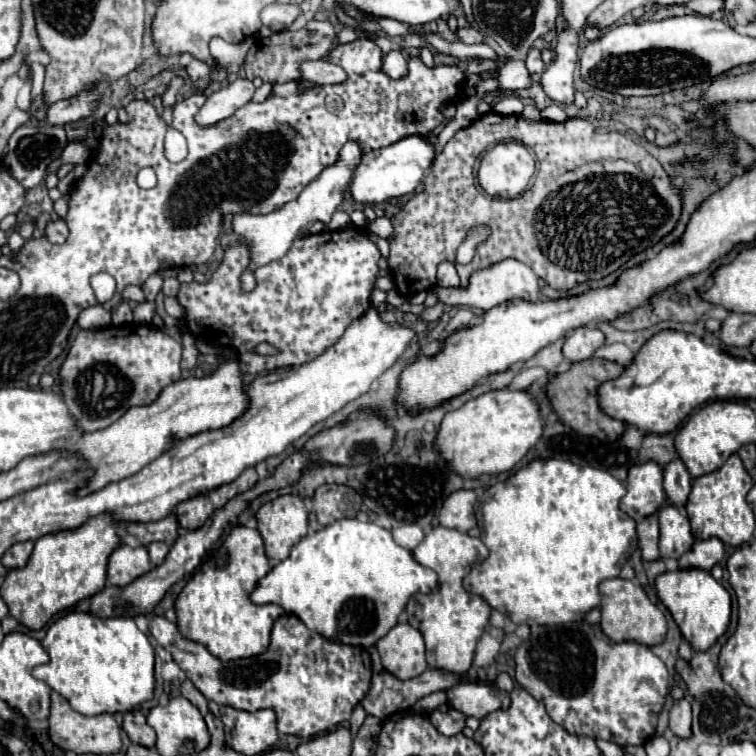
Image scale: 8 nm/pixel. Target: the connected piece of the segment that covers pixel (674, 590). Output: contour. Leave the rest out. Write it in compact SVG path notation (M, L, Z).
M679 569L659 575L655 585L661 603L671 611L681 635L695 651L707 651L707 647L727 631L731 619L731 595L711 577L711 573L701 569Z

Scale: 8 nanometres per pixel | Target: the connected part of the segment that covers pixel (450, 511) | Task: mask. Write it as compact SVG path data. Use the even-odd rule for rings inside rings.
M461 489L461 491L455 491L451 493L443 507L441 507L441 513L439 513L439 523L443 527L451 527L451 529L457 529L461 533L467 533L471 527L477 525L475 521L475 491L467 491L467 489Z

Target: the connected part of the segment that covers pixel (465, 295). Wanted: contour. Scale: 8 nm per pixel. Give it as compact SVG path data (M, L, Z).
M505 259L505 261L499 261L487 269L481 269L477 271L471 281L469 281L469 287L467 289L447 289L447 287L439 287L435 285L433 287L437 299L441 303L447 303L447 305L469 305L469 307L477 307L477 309L483 309L483 311L489 311L505 301L511 301L511 299L523 299L523 301L539 301L539 277L523 263L515 261L515 259Z

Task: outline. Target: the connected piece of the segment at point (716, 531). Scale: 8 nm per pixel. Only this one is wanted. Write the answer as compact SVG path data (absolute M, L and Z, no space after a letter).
M731 455L721 469L695 477L693 489L691 489L691 493L687 497L687 505L685 505L693 535L697 539L717 537L725 545L731 545L731 547L749 543L753 539L753 531L755 531L755 517L753 517L753 511L751 511L749 503L745 501L745 497L751 487L753 487L753 481L737 455Z

